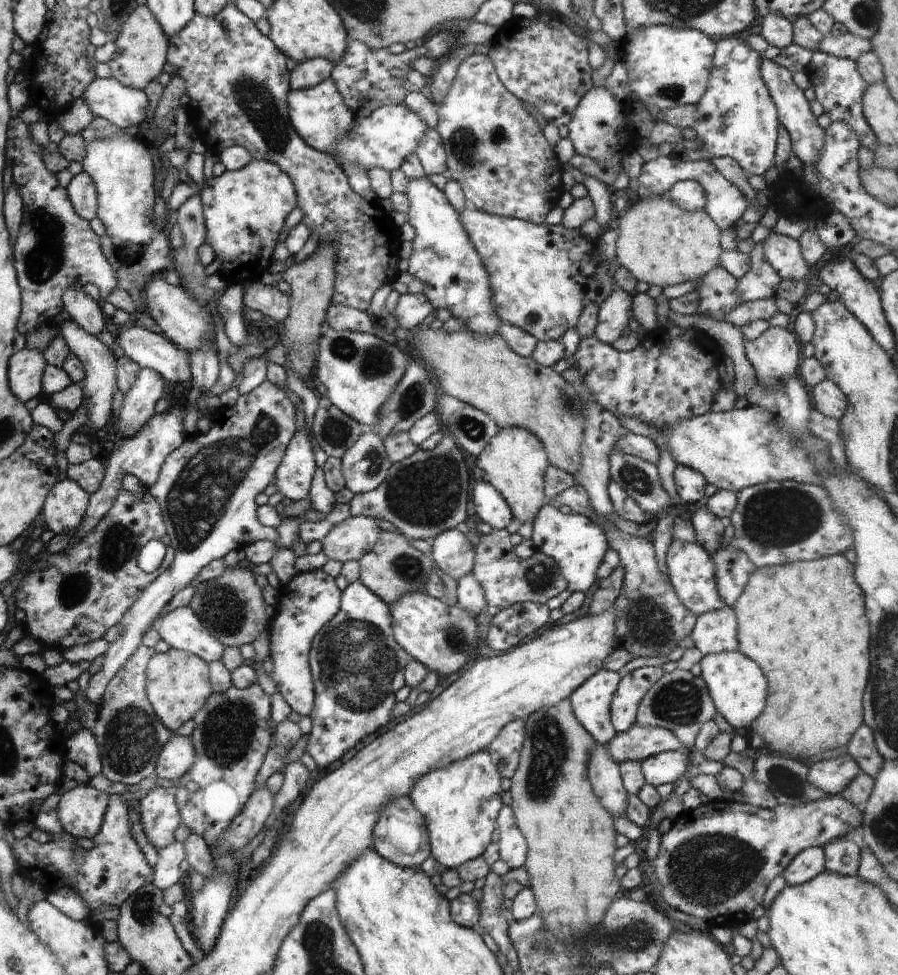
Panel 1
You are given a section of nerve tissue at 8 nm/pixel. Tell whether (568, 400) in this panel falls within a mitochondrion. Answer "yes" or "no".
yes

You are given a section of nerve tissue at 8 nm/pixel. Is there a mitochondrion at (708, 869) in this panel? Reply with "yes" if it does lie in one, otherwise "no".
yes

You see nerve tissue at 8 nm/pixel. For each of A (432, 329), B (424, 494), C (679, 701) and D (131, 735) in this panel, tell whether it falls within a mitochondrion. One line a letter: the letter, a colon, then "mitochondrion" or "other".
A: other
B: mitochondrion
C: mitochondrion
D: mitochondrion

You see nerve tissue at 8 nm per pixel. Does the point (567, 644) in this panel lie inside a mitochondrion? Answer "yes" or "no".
no

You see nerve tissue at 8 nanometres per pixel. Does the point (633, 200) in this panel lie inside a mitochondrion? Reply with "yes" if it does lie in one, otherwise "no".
no

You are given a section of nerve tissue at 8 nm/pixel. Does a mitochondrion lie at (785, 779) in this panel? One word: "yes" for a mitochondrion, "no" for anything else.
yes

